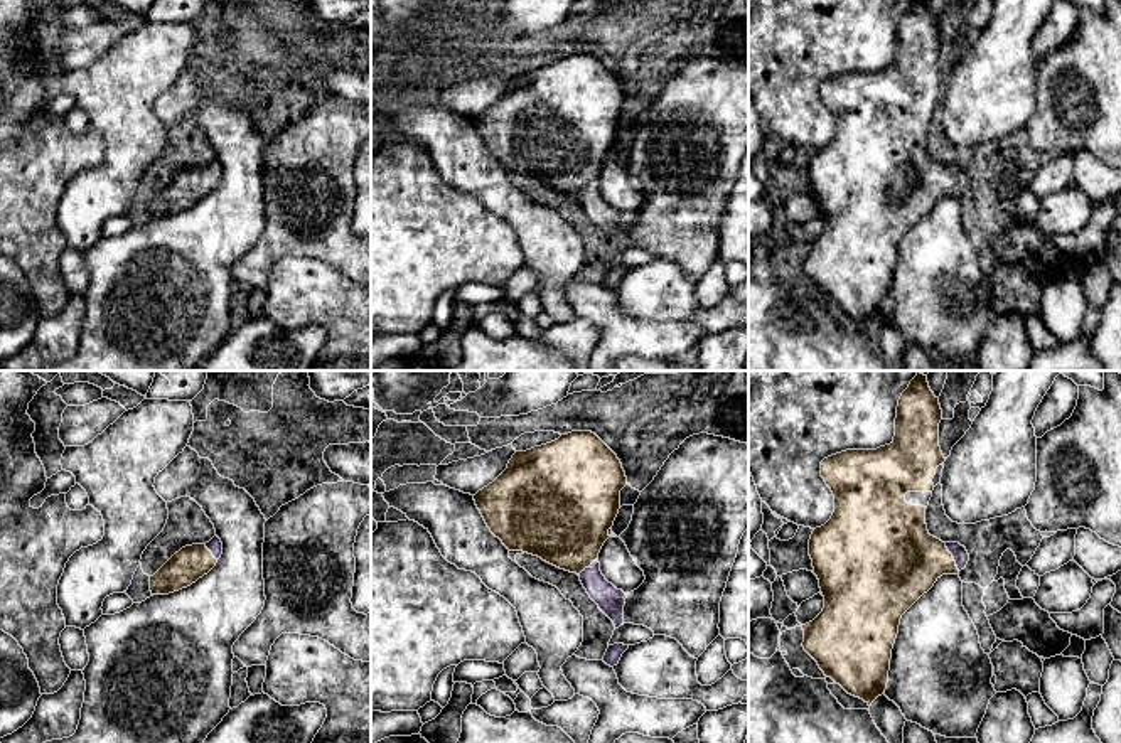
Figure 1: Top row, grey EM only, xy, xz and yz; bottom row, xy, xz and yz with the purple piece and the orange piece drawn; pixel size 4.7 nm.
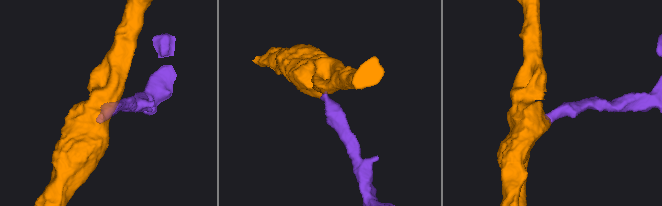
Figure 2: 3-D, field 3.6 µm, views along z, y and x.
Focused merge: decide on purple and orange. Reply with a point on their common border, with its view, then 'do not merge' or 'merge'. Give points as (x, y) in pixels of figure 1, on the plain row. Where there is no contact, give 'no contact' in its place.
meets purple in yz at (953, 179); merge

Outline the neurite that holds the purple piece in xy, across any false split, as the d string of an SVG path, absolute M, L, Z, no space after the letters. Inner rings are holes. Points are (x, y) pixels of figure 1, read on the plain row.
M217 158L206 167L182 170L150 199L152 217L169 217L190 209L216 189L221 177L223 165Z

